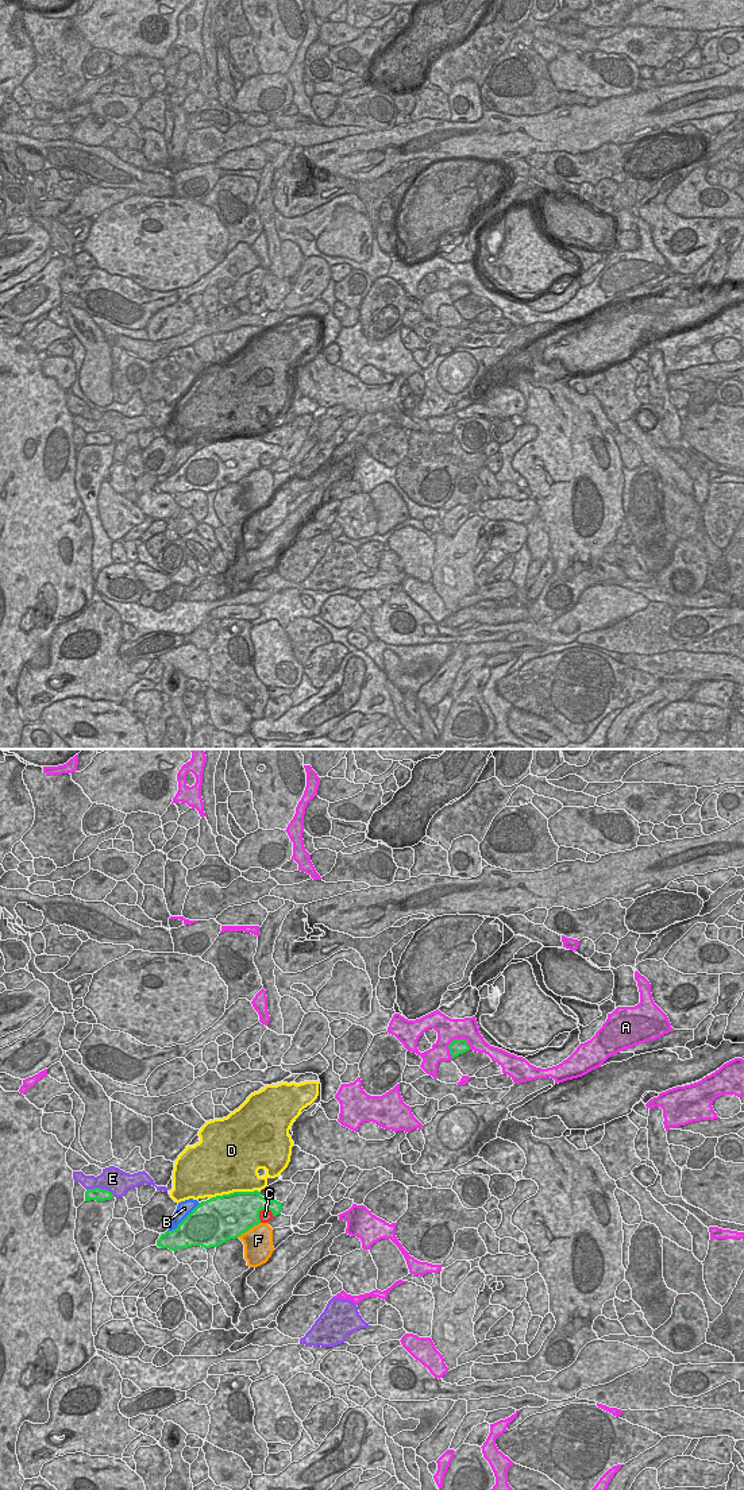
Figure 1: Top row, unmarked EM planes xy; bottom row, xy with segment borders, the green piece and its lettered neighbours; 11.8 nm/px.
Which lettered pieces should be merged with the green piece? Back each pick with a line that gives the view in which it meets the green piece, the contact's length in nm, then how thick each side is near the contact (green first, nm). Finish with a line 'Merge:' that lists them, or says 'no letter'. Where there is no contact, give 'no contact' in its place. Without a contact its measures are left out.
B: meets green in xy; contact 500 nm long; 460 nm thick on the green side, 180 nm on the other
Merge: B

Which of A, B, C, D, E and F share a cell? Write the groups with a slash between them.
A / B / C / D / E / F

